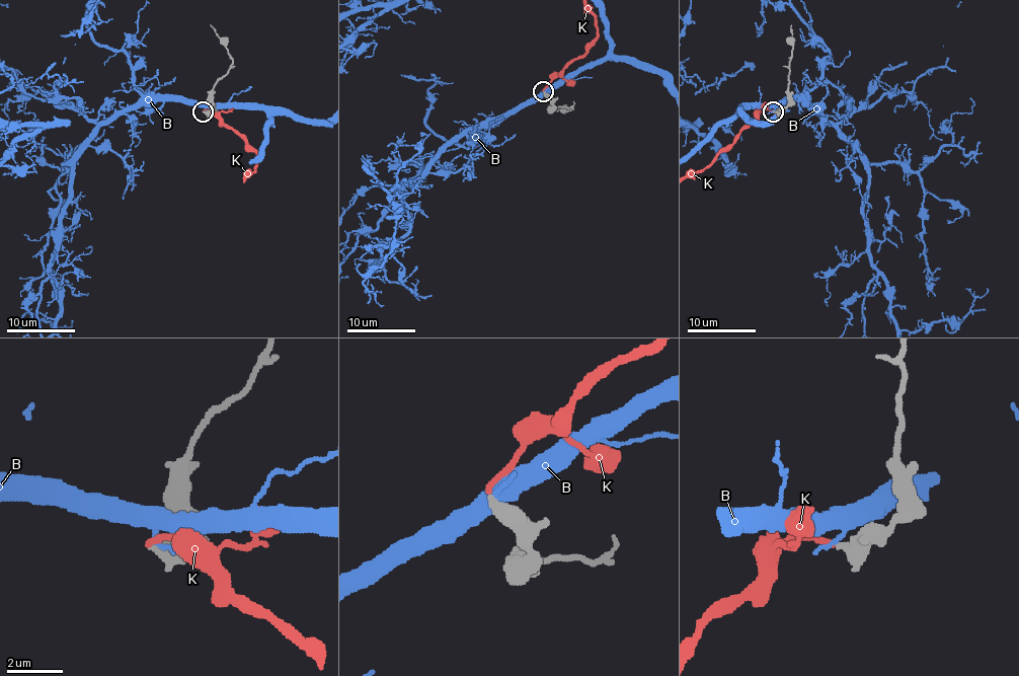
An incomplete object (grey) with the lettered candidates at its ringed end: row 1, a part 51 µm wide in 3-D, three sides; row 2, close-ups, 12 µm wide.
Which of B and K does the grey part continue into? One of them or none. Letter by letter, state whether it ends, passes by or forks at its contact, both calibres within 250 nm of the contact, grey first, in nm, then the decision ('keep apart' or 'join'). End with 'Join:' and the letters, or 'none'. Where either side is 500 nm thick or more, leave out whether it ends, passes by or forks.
B: 500 nm thick on the grey side, 550 nm on the other; keep apart
K: it ends there; 440 nm thick on the grey side, 200 nm on the other; join
Join: K

